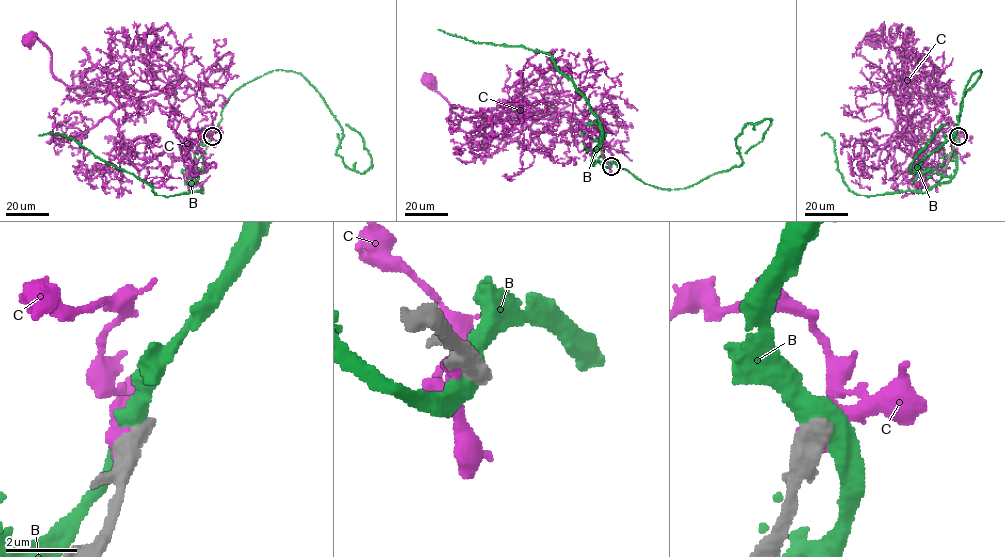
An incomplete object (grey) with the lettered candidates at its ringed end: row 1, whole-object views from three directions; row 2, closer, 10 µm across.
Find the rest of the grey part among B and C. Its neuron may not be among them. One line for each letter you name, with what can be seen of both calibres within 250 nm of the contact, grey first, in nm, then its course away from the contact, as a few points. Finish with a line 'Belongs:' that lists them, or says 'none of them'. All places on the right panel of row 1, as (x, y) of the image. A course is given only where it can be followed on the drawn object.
Belongs: none of them

